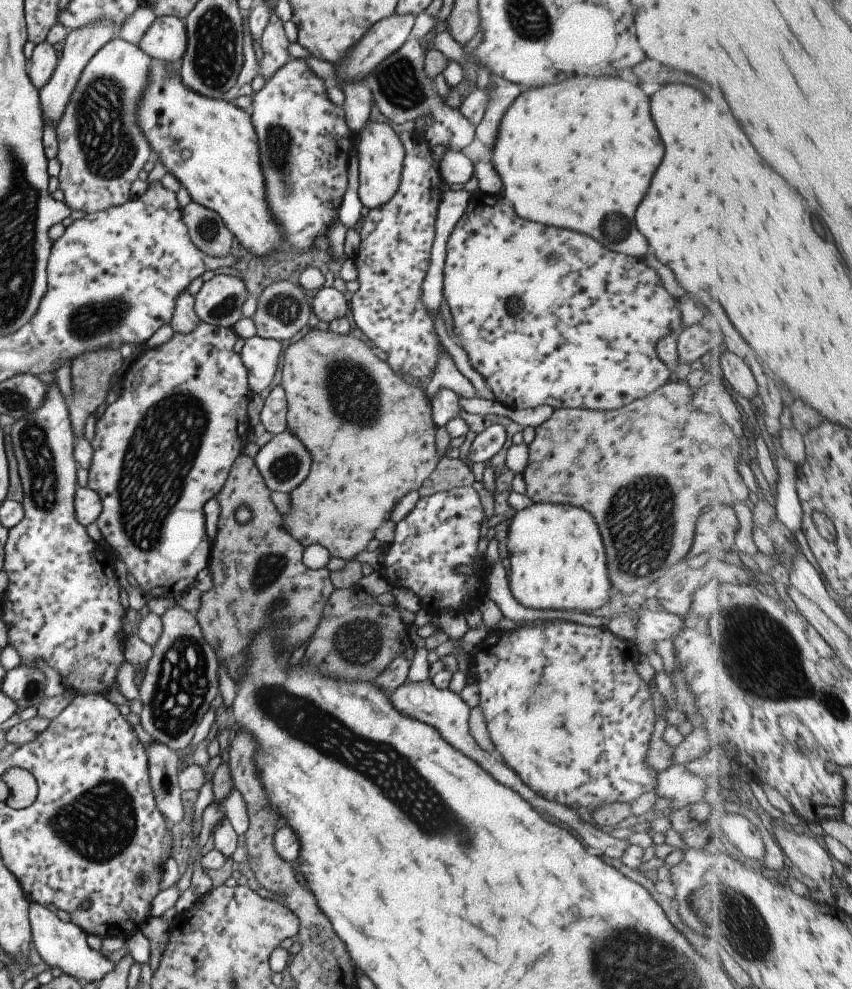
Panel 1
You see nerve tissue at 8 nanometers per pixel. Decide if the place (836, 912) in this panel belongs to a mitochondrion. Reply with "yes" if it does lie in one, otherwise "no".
no

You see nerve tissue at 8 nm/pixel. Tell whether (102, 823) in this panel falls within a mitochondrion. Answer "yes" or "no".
yes

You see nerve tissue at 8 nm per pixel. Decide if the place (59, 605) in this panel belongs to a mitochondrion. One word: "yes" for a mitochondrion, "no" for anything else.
no

